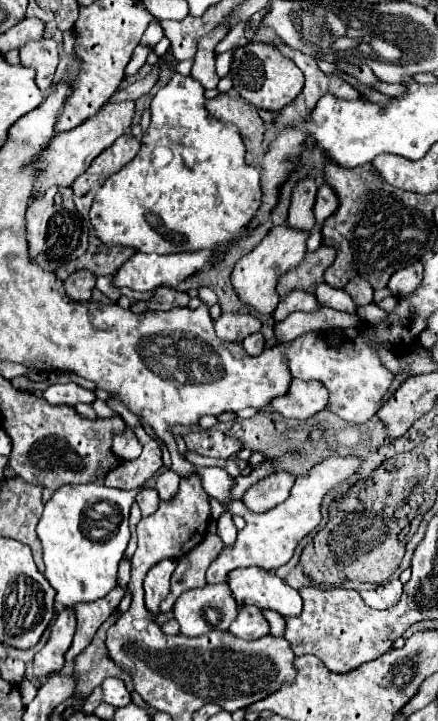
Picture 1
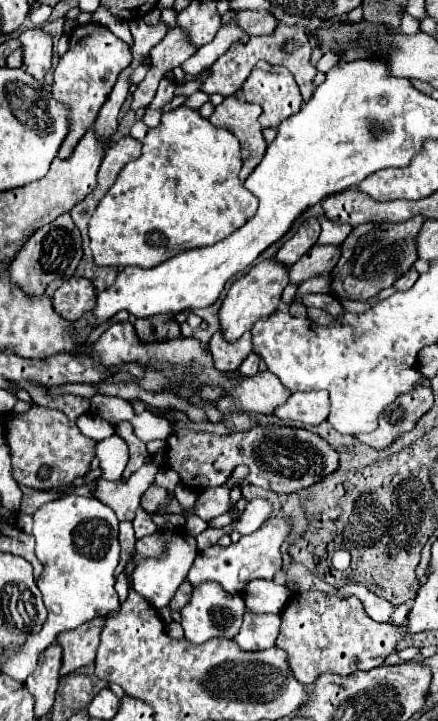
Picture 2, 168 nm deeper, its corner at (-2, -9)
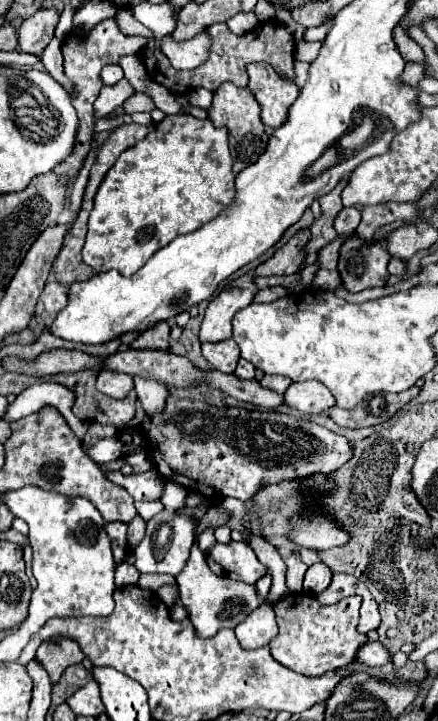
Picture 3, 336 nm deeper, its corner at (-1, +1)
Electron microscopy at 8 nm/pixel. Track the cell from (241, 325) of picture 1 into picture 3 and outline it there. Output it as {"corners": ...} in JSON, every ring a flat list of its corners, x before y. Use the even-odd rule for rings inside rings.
{"corners":[[233,338,215,342,215,344,203,344,203,356,209,360,209,364,219,372,235,372,237,360,239,360,239,346]]}

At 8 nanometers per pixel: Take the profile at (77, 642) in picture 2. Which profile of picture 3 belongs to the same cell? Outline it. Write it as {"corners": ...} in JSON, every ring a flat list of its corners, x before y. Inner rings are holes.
{"corners":[[55,638,55,640,45,640,35,656,45,670,49,672,51,682,55,684,61,674,65,672,67,666,83,662,85,654,79,650,79,642,71,640,71,638]]}

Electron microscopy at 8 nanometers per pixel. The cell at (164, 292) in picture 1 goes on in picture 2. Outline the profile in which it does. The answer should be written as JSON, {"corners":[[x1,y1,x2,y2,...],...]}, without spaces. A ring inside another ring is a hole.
{"corners":[[156,316,148,322,136,320,134,328,142,342,166,342,180,336,180,328,170,316]]}

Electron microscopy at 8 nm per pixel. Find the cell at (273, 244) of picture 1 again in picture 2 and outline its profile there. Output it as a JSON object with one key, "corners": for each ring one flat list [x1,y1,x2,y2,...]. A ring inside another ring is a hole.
{"corners":[[264,260,264,262,256,264,248,274,238,278,230,286,222,306,218,310,220,332,222,332,224,340,236,342,244,332,248,332,252,328,252,322,260,320,260,318,268,318,278,308,282,290,288,282,290,282,288,280,288,268,280,266,276,260]]}

